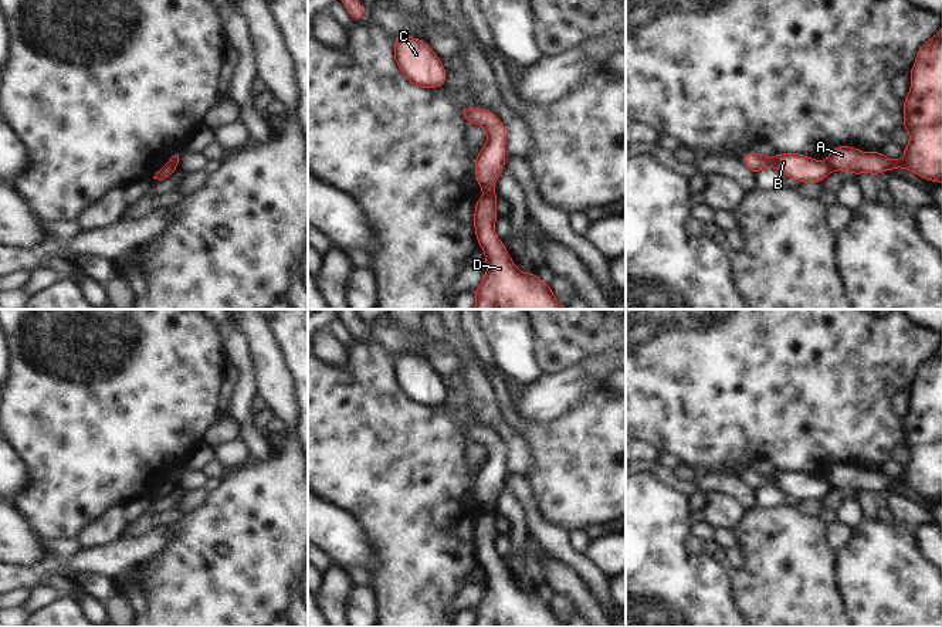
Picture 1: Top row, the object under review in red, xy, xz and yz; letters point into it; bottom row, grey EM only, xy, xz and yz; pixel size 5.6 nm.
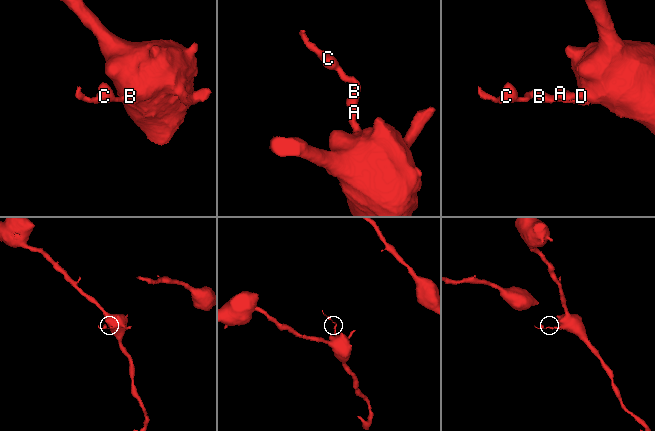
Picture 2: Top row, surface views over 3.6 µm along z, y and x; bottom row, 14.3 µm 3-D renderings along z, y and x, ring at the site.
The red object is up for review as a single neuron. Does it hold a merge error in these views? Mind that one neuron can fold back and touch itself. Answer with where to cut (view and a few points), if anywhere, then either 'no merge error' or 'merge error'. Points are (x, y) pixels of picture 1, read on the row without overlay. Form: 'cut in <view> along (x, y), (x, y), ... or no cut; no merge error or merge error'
cut in yz along (824, 478), (833, 487); merge error

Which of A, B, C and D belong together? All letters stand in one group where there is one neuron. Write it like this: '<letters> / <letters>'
A D / B C

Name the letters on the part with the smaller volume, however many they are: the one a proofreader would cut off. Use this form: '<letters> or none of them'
B, C

